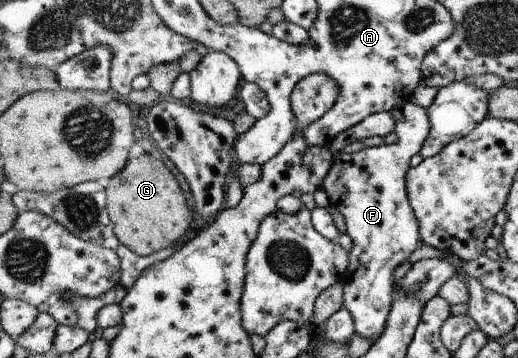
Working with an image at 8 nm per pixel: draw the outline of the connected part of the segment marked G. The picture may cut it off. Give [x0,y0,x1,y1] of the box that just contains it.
[107,153,190,256]

